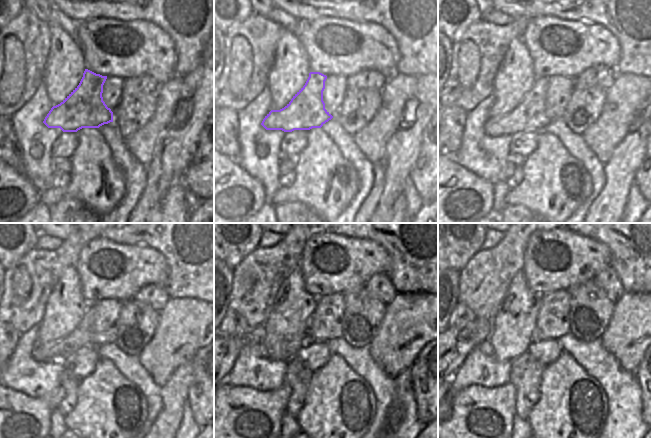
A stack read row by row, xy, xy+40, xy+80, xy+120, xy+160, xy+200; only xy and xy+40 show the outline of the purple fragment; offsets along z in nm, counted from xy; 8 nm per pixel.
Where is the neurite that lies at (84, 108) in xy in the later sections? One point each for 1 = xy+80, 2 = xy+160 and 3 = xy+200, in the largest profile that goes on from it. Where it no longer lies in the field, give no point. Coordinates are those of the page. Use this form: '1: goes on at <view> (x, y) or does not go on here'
1: goes on at xy+80 (530, 113)
2: goes on at xy+160 (262, 348)
3: goes on at xy+200 (485, 347)

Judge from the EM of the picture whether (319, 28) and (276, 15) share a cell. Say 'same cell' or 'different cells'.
different cells

